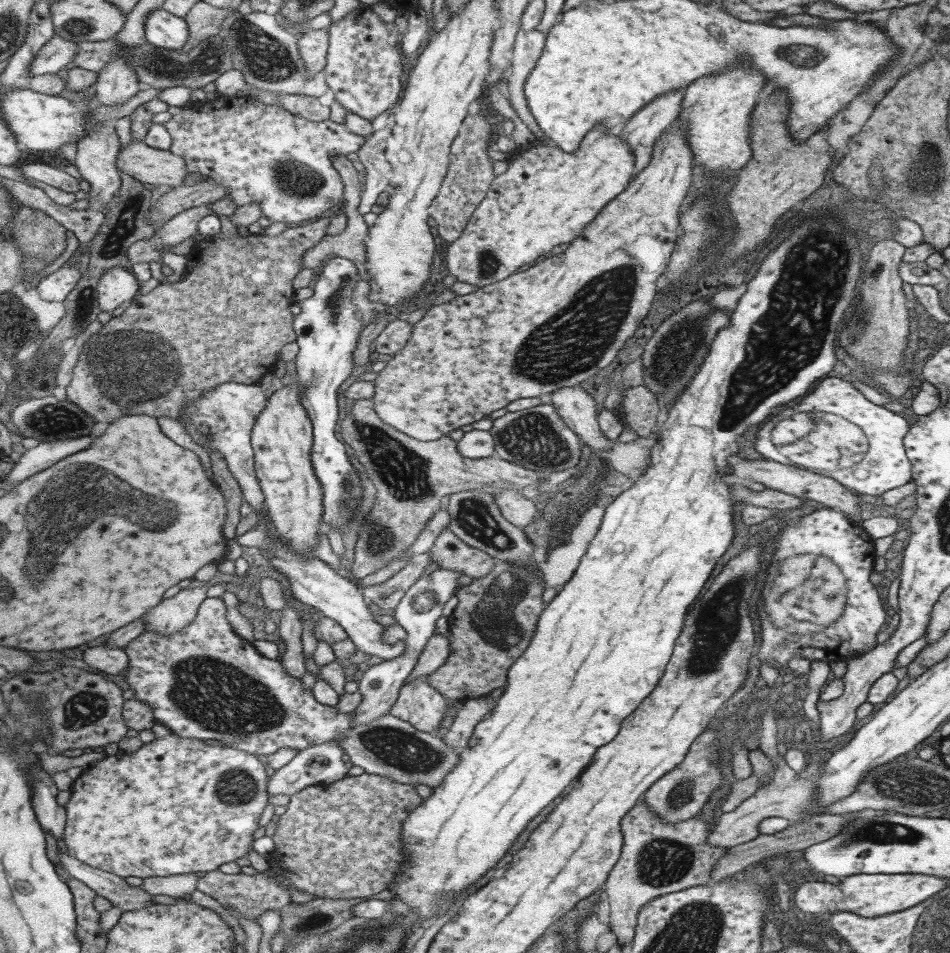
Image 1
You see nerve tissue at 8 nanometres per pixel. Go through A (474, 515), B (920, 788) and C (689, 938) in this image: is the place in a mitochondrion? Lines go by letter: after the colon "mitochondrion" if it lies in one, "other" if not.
A: mitochondrion
B: mitochondrion
C: mitochondrion

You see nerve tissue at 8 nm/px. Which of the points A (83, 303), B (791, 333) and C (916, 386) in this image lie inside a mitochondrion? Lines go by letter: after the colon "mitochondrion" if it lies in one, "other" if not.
A: mitochondrion
B: mitochondrion
C: other

